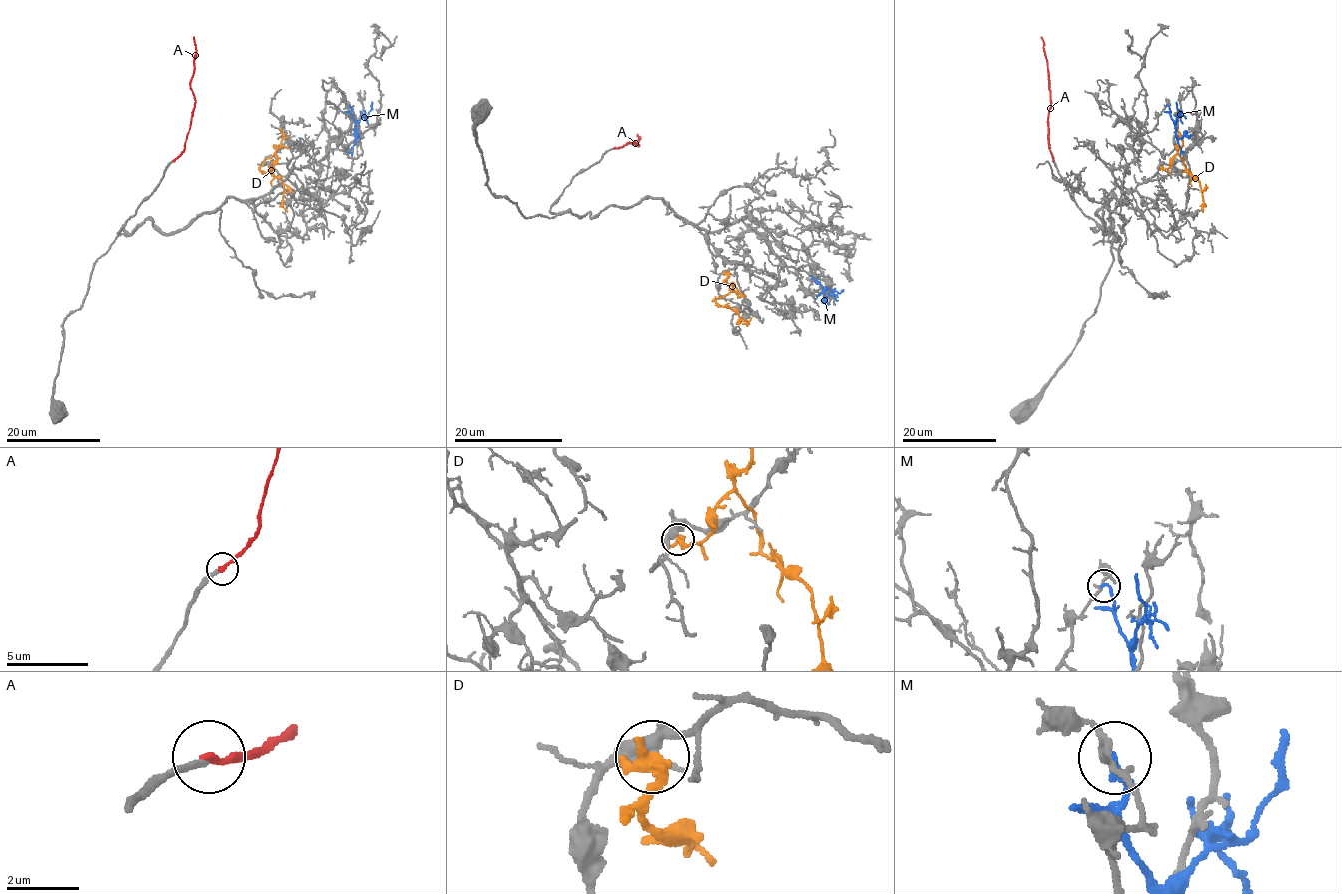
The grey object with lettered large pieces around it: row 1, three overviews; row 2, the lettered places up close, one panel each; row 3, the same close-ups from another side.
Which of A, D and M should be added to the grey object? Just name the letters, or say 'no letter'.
no letter

